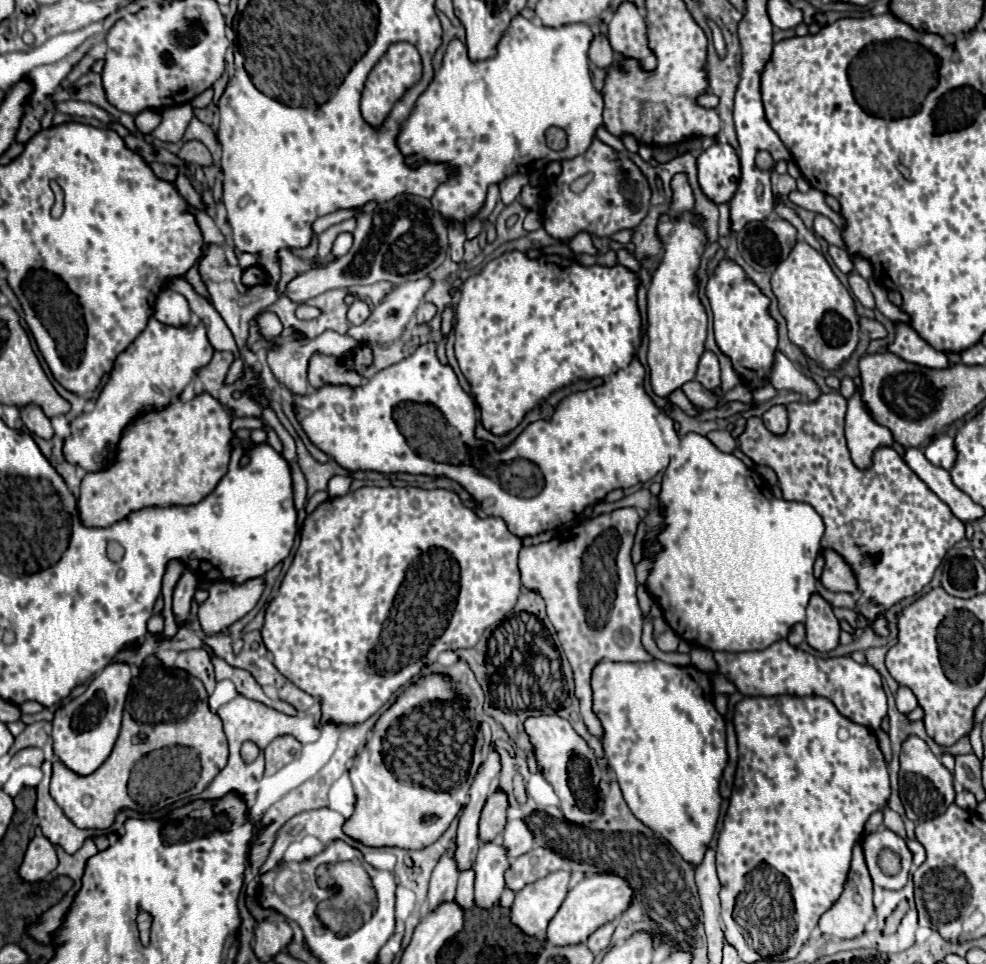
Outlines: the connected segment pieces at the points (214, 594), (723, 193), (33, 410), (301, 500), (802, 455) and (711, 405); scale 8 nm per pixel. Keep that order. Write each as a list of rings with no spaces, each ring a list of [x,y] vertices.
[[[252,580],[252,584],[244,584],[244,588],[236,588],[236,584],[212,584],[208,600],[198,606],[198,620],[204,634],[224,632],[232,622],[248,614],[260,600],[262,590],[264,580]]]
[[[714,142],[698,156],[698,182],[714,204],[730,202],[738,188],[740,162],[730,144]]]
[[[28,404],[28,406],[24,406],[20,412],[22,412],[22,422],[24,422],[24,426],[26,426],[32,434],[36,434],[36,436],[40,436],[40,438],[46,438],[46,440],[54,436],[54,430],[52,430],[52,426],[50,426],[50,420],[48,420],[48,416],[42,412],[40,406]]]
[[[292,464],[292,480],[294,489],[294,505],[297,511],[303,509],[307,503],[307,482],[300,472],[298,464]]]
[[[844,377],[839,392],[820,394],[812,402],[788,404],[790,426],[784,436],[772,436],[760,418],[750,418],[744,434],[740,436],[740,450],[754,464],[768,466],[776,472],[778,484],[786,500],[806,502],[814,506],[814,510],[822,516],[826,524],[826,534],[822,536],[821,549],[813,566],[815,578],[820,578],[825,564],[821,551],[832,548],[834,552],[838,552],[852,568],[860,590],[860,598],[856,600],[856,612],[868,618],[874,634],[888,636],[890,630],[888,620],[884,616],[886,610],[890,610],[902,598],[918,594],[926,584],[930,584],[934,570],[940,566],[946,552],[956,542],[965,538],[965,525],[940,498],[928,498],[928,486],[904,464],[904,460],[900,460],[898,452],[892,446],[876,448],[870,468],[860,470],[854,466],[844,438],[844,416],[846,399],[855,392],[854,381]]]
[[[692,380],[688,384],[684,384],[684,394],[690,398],[690,402],[696,406],[696,408],[702,408],[702,410],[714,410],[720,402],[720,396],[716,396],[714,392],[708,392],[700,382]]]

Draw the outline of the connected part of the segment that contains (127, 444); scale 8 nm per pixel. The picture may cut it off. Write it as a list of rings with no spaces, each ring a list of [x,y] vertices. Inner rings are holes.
[[[206,392],[194,396],[188,402],[182,402],[178,398],[170,402],[164,410],[148,410],[136,416],[122,432],[112,464],[104,470],[90,472],[84,476],[80,486],[80,500],[78,500],[82,524],[106,528],[122,520],[130,512],[146,506],[172,506],[172,504],[188,506],[200,502],[216,488],[220,478],[228,472],[228,462],[232,452],[230,442],[234,438],[230,424],[232,424],[232,410]]]

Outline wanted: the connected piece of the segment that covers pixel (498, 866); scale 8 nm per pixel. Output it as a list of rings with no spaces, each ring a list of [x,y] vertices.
[[[498,840],[486,842],[480,846],[478,858],[474,862],[476,884],[474,884],[474,902],[482,908],[490,908],[500,900],[502,890],[506,888],[504,874],[510,868],[510,856]]]

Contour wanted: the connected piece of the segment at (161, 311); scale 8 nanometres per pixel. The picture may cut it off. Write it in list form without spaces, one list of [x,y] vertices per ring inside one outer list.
[[[164,288],[158,294],[156,306],[154,306],[154,318],[160,320],[162,324],[190,324],[192,322],[192,312],[188,306],[188,300],[178,294],[172,292],[170,288]]]

